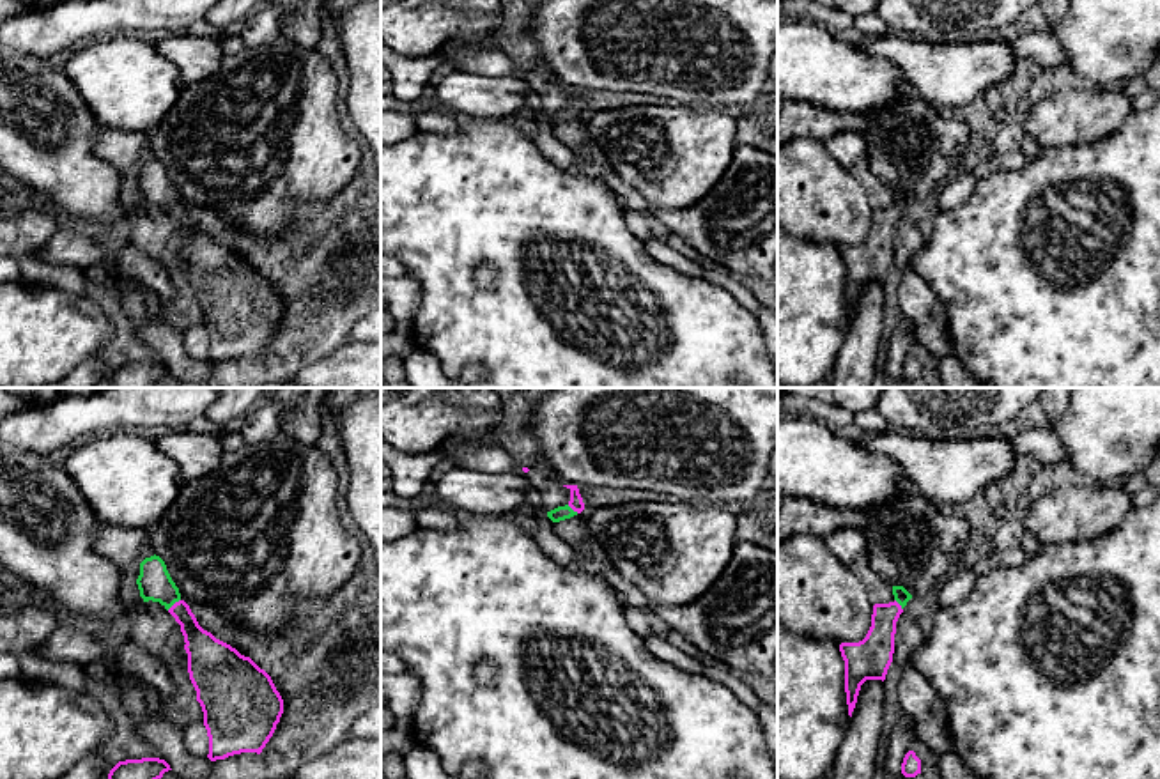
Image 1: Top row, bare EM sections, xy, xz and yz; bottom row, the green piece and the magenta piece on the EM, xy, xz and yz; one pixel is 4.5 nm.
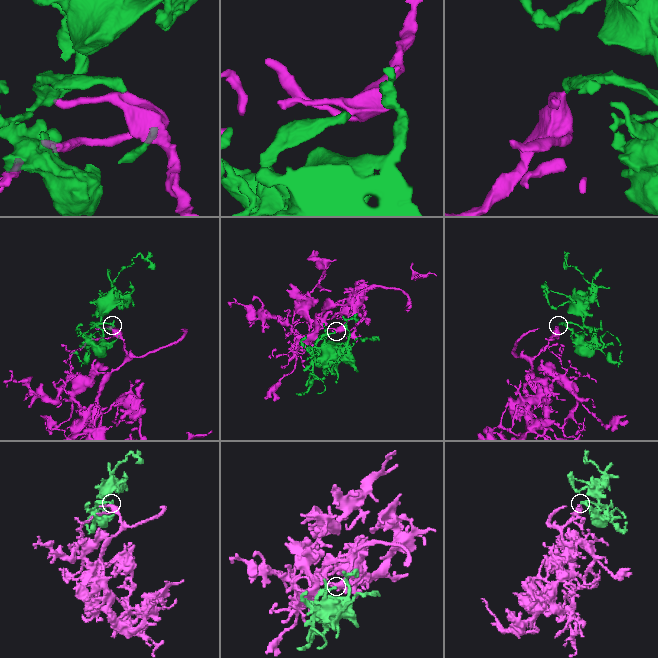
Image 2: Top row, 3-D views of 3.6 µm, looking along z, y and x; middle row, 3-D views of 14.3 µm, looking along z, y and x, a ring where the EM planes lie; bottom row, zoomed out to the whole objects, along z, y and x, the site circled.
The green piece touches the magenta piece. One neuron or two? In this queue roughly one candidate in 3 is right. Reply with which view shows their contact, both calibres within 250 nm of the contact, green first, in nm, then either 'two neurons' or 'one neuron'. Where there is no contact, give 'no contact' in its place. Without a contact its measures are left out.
xy | 160/150 nm | one neuron

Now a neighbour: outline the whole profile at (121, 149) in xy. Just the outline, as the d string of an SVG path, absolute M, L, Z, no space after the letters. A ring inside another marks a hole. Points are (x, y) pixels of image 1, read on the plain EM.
M101 129L94 140L94 154L113 168L126 172L138 163L147 143L149 133Z

